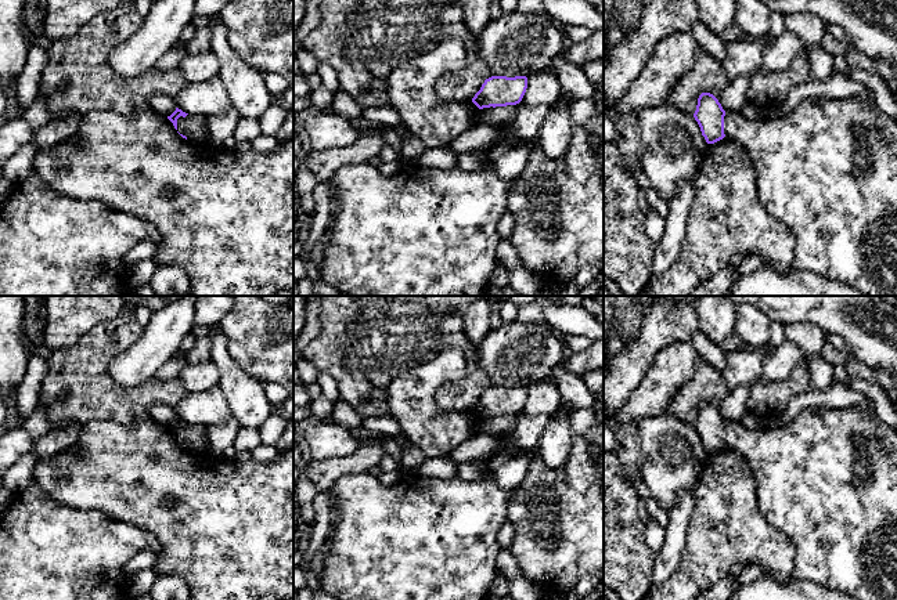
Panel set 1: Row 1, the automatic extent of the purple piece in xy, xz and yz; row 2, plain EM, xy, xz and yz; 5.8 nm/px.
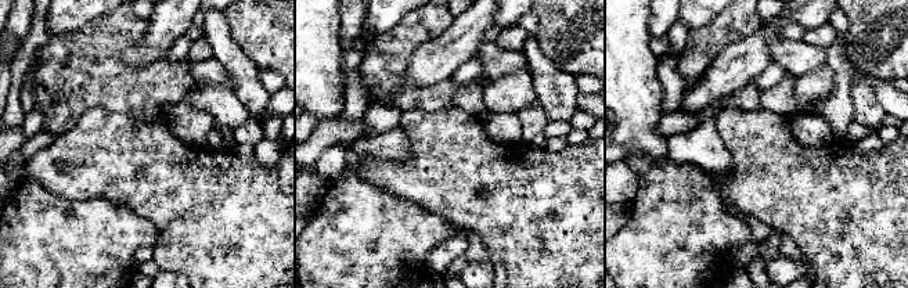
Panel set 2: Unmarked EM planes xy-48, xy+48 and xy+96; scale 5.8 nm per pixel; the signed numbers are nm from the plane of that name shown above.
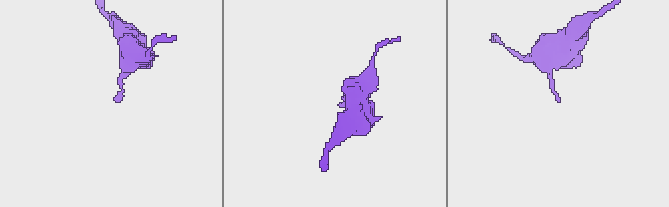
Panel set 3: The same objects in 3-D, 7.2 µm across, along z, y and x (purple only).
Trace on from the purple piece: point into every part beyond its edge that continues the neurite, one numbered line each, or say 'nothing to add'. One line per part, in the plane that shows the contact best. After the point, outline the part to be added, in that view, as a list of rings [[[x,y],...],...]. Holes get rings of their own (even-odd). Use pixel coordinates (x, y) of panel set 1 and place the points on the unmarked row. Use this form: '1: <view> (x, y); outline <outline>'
nothing to add

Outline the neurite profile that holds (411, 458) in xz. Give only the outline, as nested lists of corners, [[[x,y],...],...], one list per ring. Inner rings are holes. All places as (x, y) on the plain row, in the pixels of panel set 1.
[[[404,441],[399,463],[407,470],[418,470],[426,459],[425,453],[414,444]]]

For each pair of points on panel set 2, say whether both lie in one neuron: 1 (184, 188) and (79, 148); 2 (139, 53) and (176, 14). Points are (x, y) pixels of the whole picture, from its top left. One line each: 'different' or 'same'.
1: same
2: same

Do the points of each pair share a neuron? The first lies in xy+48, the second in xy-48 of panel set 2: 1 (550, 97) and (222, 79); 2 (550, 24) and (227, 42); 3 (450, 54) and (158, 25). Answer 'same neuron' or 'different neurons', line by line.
1: different neurons
2: different neurons
3: same neuron

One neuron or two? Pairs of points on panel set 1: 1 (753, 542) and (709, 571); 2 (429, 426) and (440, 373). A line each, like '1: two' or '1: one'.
1: one
2: one

